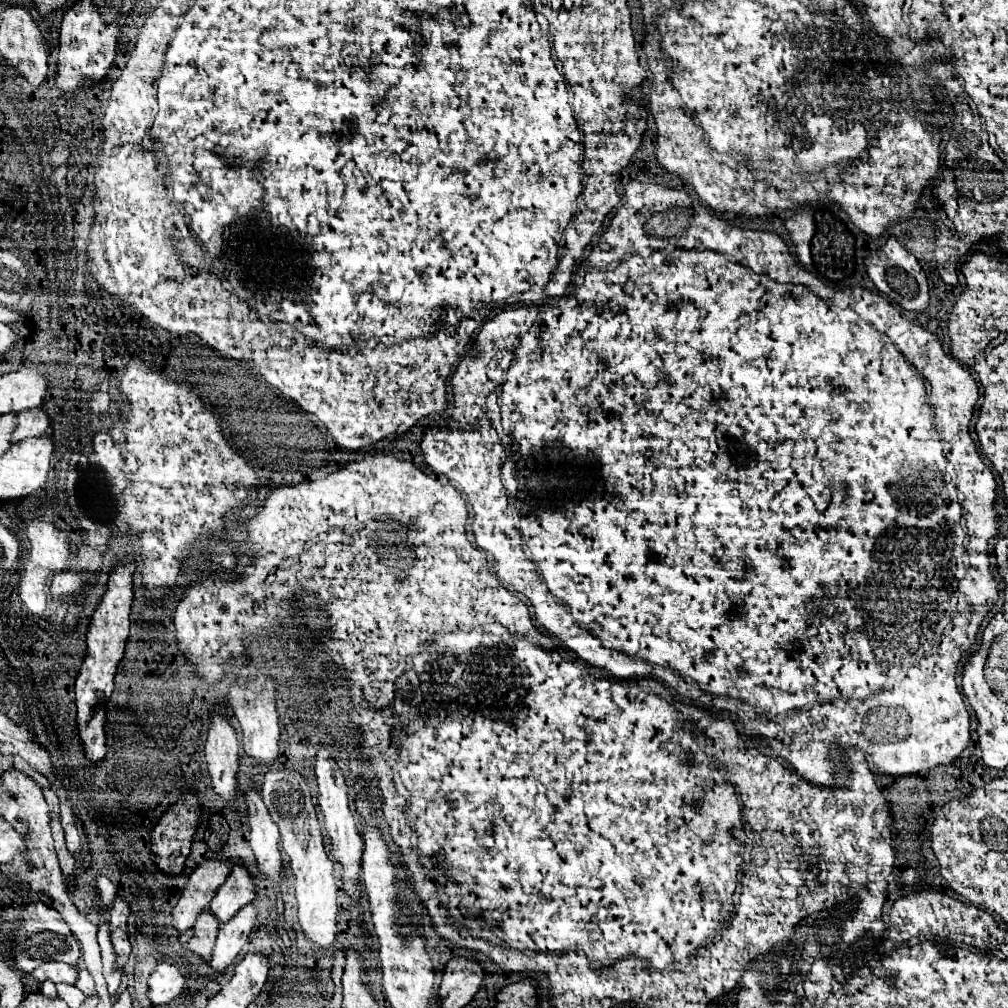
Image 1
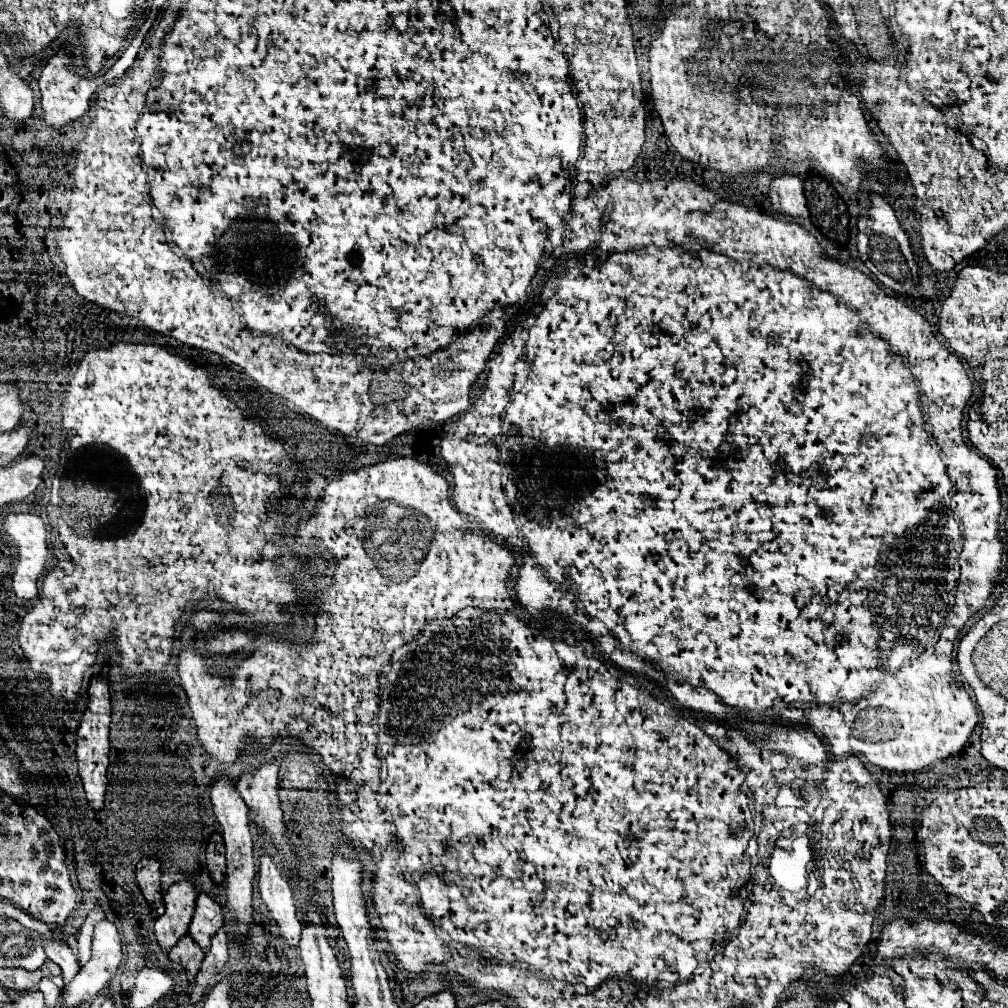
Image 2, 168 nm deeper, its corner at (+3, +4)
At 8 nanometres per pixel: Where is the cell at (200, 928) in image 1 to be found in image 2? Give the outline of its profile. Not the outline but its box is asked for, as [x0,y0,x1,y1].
[169,936,205,982]

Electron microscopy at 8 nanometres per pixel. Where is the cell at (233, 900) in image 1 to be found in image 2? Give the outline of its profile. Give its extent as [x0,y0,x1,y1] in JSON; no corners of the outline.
[189,894,223,952]

